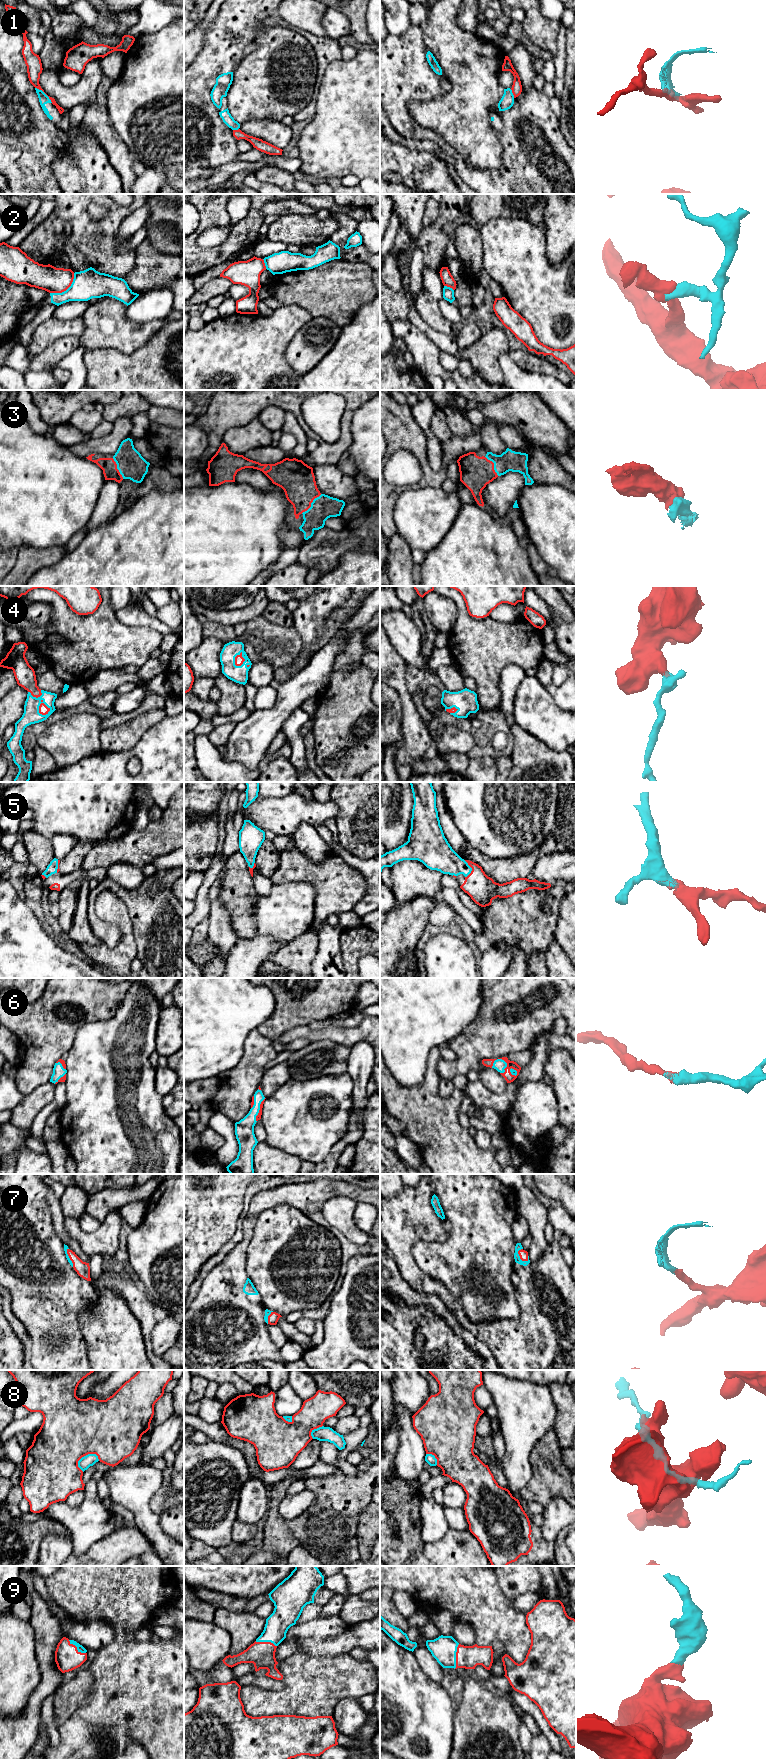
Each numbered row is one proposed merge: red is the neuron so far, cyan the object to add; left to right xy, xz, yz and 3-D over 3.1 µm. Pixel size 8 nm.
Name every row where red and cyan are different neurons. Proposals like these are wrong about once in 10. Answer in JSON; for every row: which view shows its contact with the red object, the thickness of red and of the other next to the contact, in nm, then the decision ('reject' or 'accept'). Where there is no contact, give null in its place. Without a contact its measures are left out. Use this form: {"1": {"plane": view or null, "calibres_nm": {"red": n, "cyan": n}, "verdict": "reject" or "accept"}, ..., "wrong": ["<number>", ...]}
{"1": {"plane": "xy", "calibres_nm": {"red": 130, "cyan": 80}, "verdict": "reject"}, "2": {"plane": "xy", "calibres_nm": {"red": 200, "cyan": 240}, "verdict": "reject"}, "3": {"plane": "xz", "calibres_nm": {"red": 280, "cyan": 190}, "verdict": "accept"}, "4": {"plane": "xy", "calibres_nm": {"red": 80, "cyan": 140}, "verdict": "accept"}, "5": {"plane": "yz", "calibres_nm": {"red": 220, "cyan": 220}, "verdict": "accept"}, "6": {"plane": "yz", "calibres_nm": {"red": 70, "cyan": 90}, "verdict": "accept"}, "7": {"plane": "yz", "calibres_nm": {"red": 70, "cyan": 50}, "verdict": "accept"}, "8": {"plane": "xy", "calibres_nm": {"red": 480, "cyan": 100}, "verdict": "reject"}, "9": {"plane": "yz", "calibres_nm": {"red": 190, "cyan": 200}, "verdict": "accept"}, "wrong": ["1", "2", "8"]}

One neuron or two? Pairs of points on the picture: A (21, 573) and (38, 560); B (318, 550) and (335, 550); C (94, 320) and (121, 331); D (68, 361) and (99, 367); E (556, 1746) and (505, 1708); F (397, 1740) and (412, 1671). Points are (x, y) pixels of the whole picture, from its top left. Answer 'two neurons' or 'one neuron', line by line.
A: one neuron
B: one neuron
C: one neuron
D: two neurons
E: two neurons
F: one neuron

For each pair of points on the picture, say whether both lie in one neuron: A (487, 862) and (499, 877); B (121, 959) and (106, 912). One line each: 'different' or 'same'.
A: same
B: same

